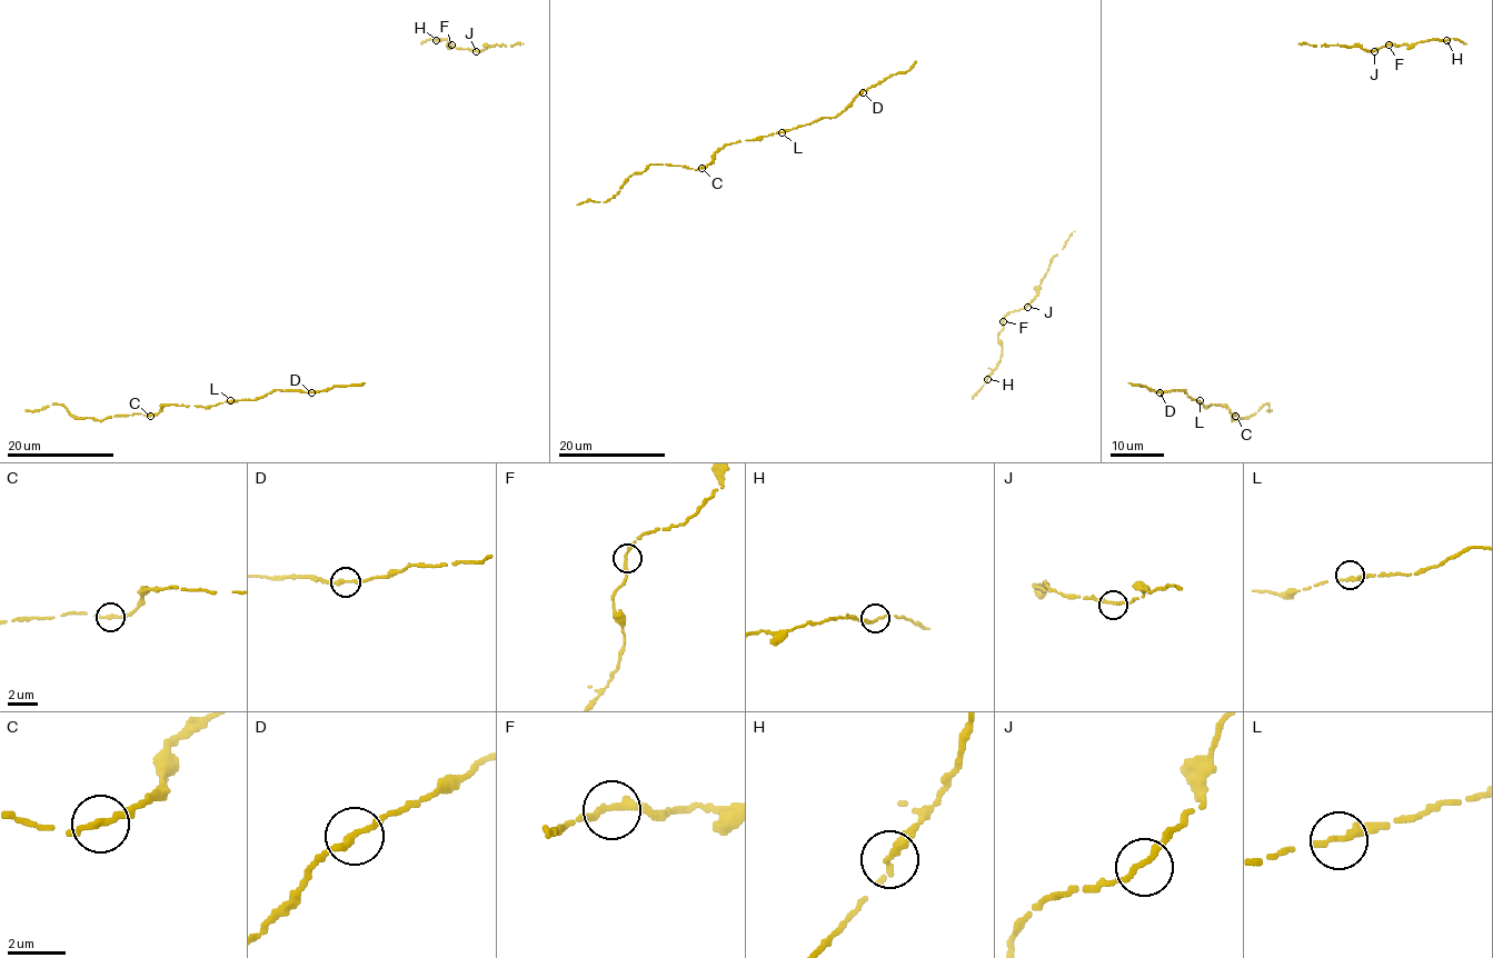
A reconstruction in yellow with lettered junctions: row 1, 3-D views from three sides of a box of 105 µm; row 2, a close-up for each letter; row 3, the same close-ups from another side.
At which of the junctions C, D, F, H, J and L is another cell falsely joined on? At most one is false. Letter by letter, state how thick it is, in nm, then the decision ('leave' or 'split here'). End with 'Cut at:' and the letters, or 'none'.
C: calibre 320 nm; leave
D: calibre 240 nm; leave
F: calibre 280 nm; leave
H: calibre 360 nm; leave
J: calibre 200 nm; leave
L: calibre 360 nm; leave
Cut at: none

